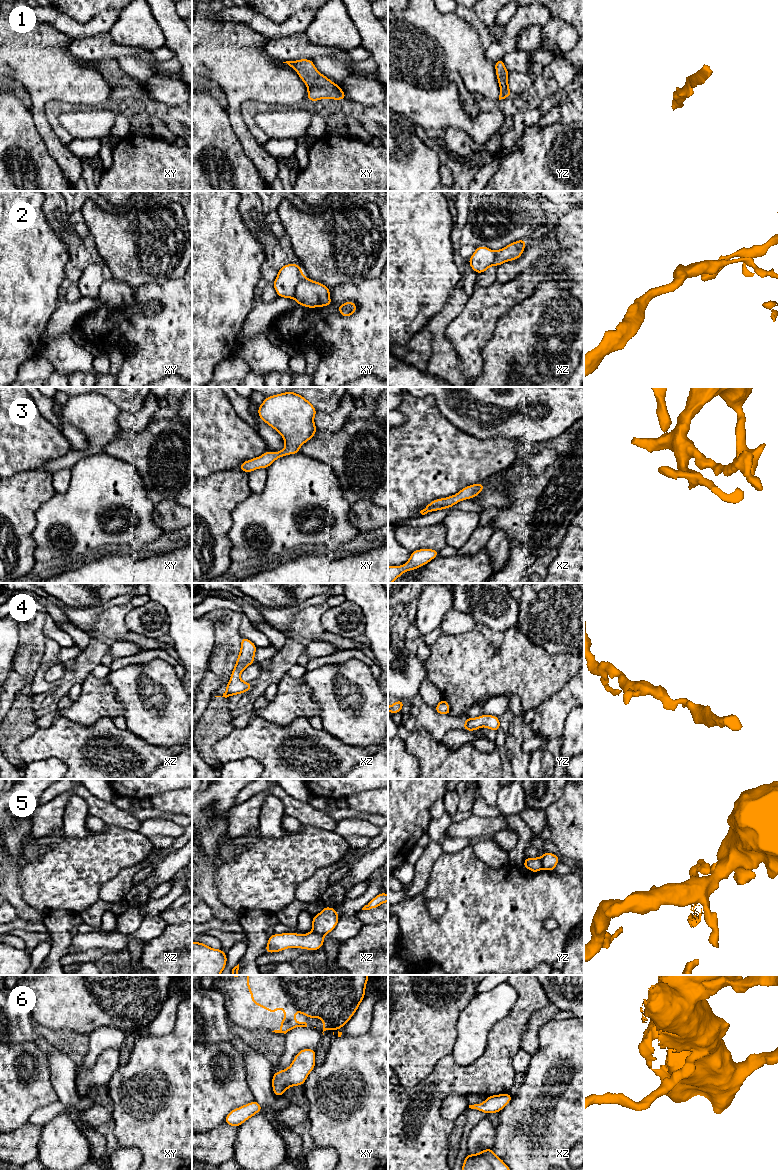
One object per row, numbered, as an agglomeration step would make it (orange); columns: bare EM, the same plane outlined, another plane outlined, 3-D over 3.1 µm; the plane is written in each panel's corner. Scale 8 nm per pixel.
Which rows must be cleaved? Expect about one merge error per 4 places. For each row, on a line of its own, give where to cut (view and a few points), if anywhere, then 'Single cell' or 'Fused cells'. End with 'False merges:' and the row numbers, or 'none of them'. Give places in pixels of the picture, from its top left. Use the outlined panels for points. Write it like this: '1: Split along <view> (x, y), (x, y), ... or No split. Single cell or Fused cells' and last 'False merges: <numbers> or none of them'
1: No split. Single cell
2: Split along xy (302, 275), (293, 297). Fused cells
3: No split. Single cell
4: No split. Single cell
5: Split along xz (312, 931), (323, 936). Fused cells
6: No split. Single cell
False merges: 2, 5

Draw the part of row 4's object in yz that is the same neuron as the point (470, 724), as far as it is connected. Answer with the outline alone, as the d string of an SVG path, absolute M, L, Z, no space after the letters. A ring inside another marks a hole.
M480 715L477 718L465 718L464 726L466 731L475 731L480 727L487 727L496 732L500 729L500 719L494 715Z

